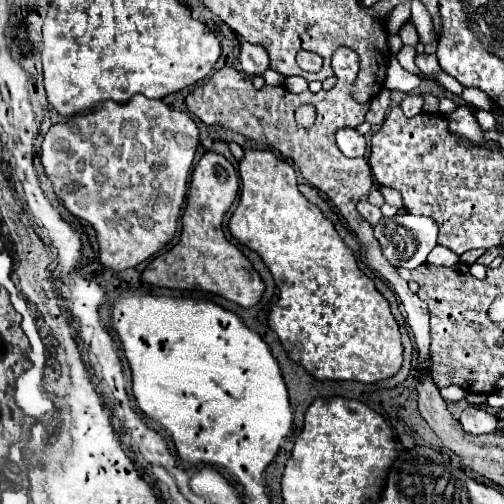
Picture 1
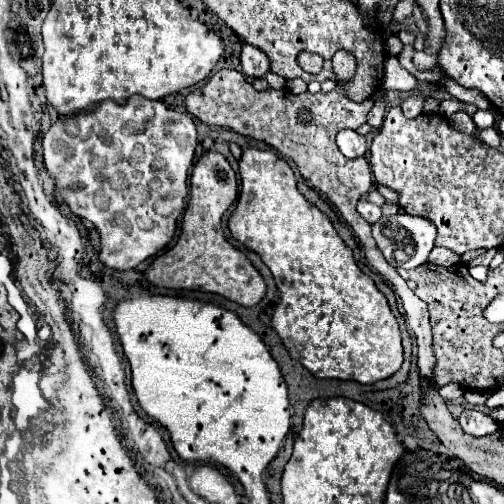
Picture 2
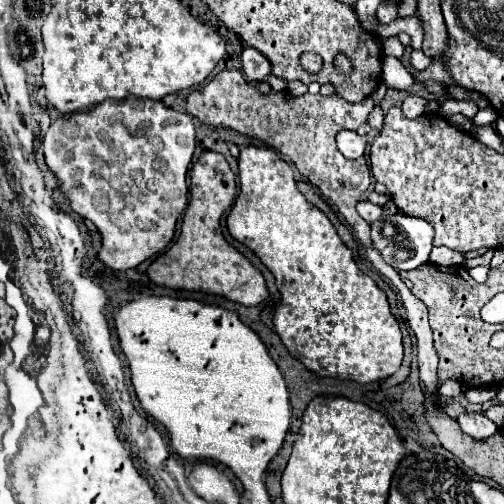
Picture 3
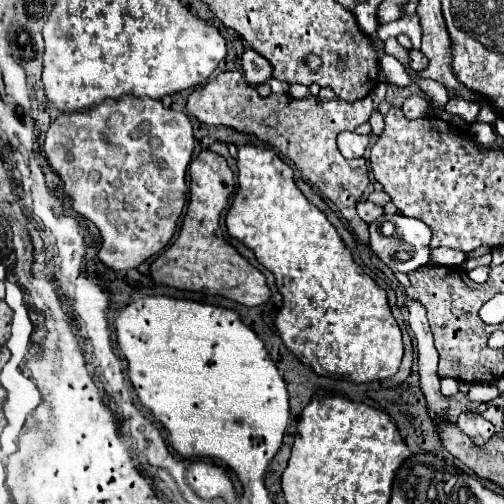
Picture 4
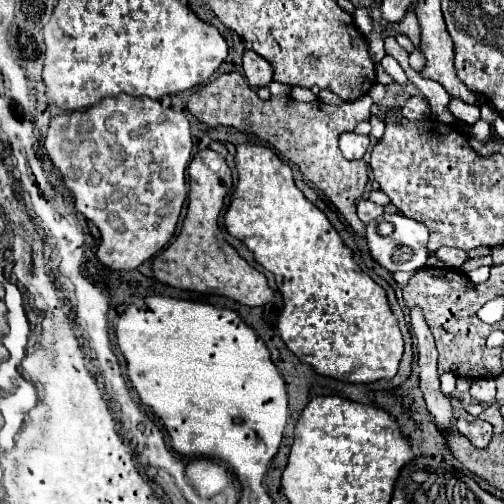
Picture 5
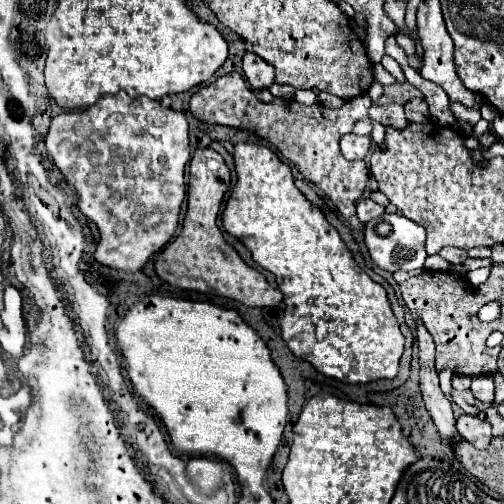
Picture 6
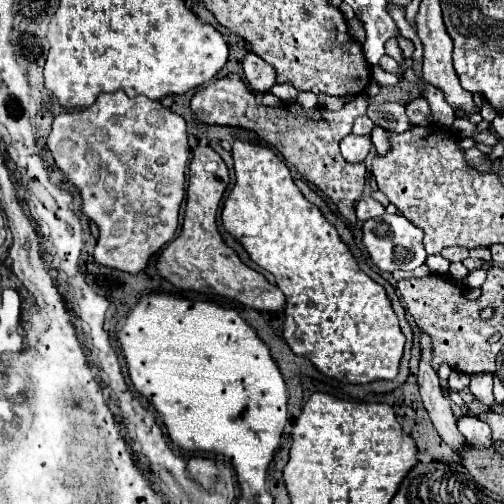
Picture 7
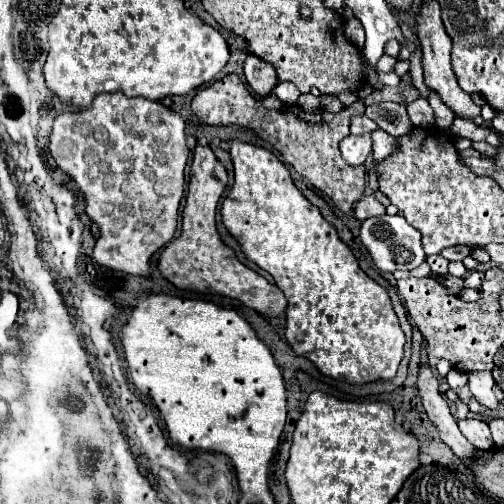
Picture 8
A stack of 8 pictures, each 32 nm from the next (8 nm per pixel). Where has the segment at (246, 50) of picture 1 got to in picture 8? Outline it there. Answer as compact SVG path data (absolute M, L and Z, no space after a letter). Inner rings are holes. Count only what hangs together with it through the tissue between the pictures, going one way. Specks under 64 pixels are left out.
M250 54L244 62L244 78L246 78L248 86L262 98L270 96L274 86L278 84L278 76L276 76L276 70L272 68L272 64L256 58L254 54Z

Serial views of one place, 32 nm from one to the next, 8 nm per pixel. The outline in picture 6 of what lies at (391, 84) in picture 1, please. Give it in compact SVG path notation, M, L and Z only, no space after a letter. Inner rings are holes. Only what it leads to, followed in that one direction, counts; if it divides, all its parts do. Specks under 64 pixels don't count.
M384 56L384 60L380 60L380 64L392 74L392 76L396 76L396 80L398 82L406 82L406 78L404 78L404 72L402 72L402 68L398 66L398 62L394 60L394 58L390 58L390 56Z

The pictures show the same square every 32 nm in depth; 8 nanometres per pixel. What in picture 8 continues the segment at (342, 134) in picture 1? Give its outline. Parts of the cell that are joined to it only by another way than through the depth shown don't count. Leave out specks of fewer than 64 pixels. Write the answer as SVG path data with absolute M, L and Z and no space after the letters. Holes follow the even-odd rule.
M350 134L340 142L340 150L342 150L344 160L350 166L360 166L366 162L366 158L372 152L372 138L370 134L360 134L360 136Z

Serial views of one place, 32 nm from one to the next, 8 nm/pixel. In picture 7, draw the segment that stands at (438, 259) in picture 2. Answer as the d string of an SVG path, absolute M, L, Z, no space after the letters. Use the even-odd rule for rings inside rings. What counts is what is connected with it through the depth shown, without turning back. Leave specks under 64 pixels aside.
M456 246L456 248L444 248L440 254L446 260L450 260L450 262L462 262L468 256L468 248L460 248L460 246Z

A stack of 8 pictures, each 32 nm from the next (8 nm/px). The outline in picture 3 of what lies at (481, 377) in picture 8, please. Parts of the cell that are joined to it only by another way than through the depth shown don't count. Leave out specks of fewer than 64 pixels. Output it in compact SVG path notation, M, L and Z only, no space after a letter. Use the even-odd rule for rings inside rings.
M470 388L466 392L466 398L472 404L484 404L484 402L492 400L496 394L498 394L498 388Z

